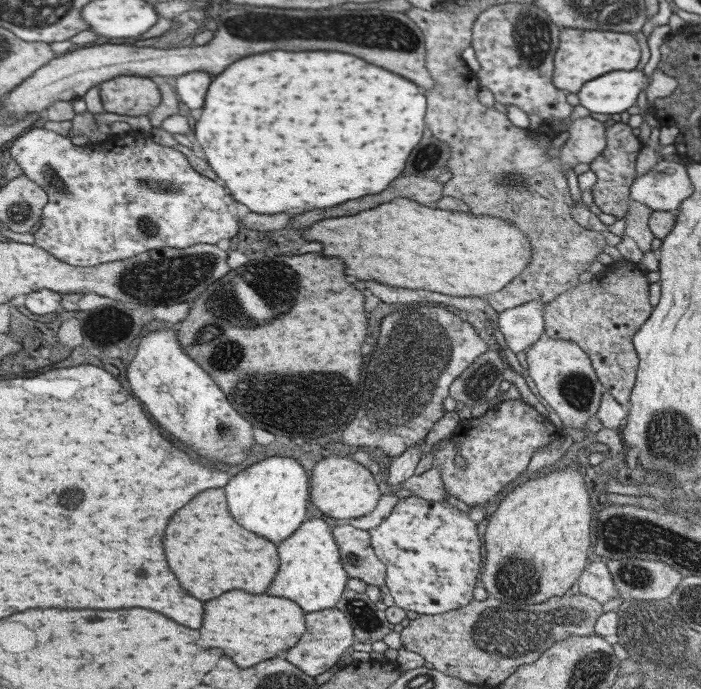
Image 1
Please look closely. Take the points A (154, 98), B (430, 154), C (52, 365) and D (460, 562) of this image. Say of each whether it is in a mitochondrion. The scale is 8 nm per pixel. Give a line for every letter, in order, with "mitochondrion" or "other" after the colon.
A: other
B: mitochondrion
C: other
D: other

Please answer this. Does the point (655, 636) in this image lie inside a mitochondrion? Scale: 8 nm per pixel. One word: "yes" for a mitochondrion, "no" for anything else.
yes

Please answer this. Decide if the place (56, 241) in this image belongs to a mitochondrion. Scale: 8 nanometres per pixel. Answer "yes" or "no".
no

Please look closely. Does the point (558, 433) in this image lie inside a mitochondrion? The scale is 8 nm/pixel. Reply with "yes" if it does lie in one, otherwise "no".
no

